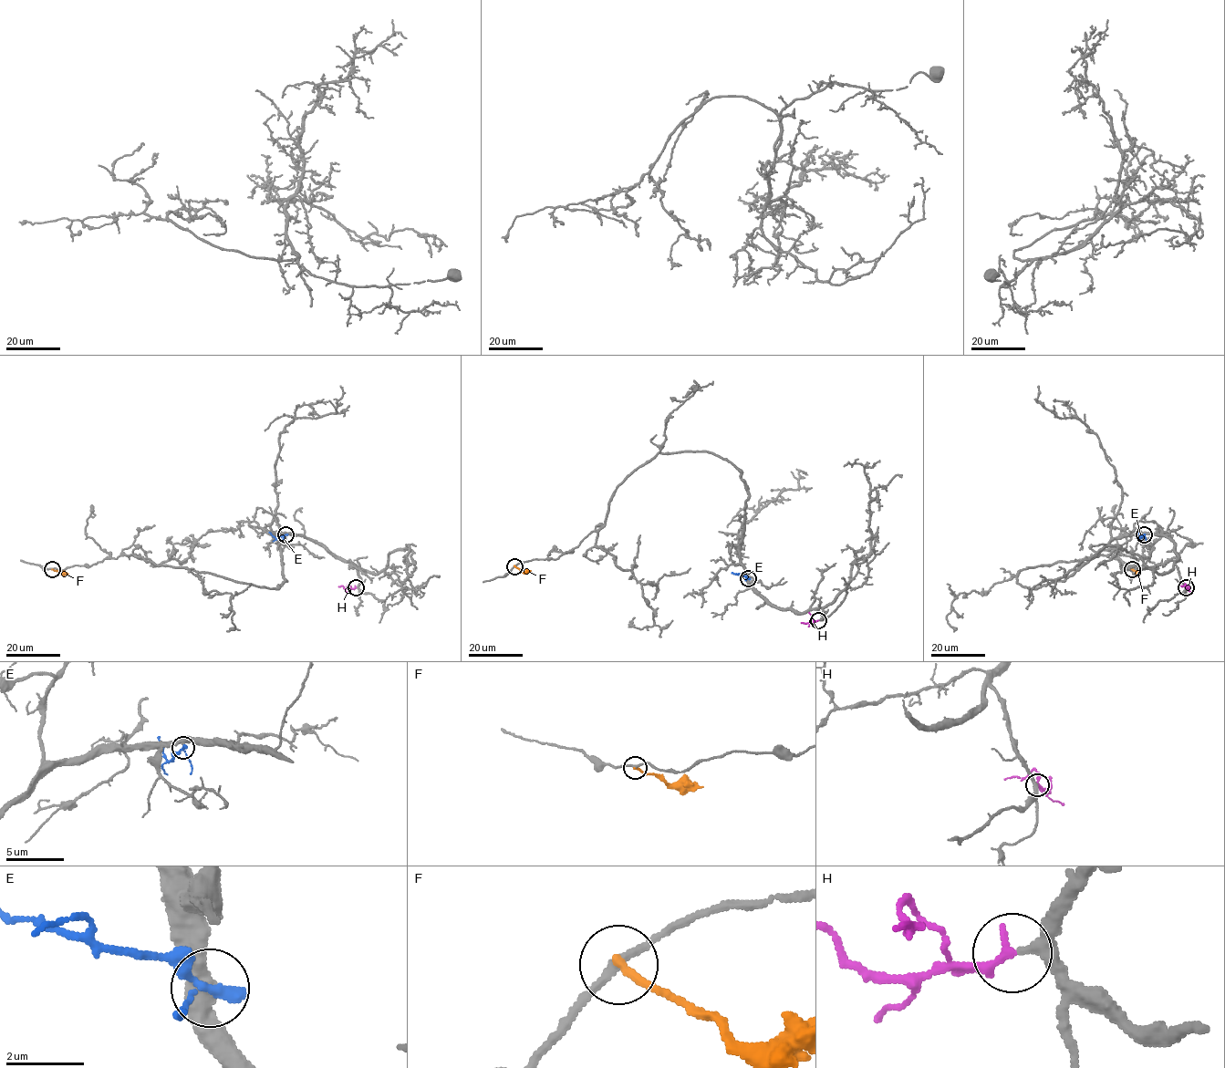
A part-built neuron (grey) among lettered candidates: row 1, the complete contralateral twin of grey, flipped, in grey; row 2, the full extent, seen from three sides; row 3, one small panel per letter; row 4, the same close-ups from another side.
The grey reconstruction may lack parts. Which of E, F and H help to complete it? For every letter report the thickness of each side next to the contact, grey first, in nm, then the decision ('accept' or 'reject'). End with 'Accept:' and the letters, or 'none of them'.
E: 420 nm thick on the grey side, 280 nm on the other; reject
F: 200 nm thick on the grey side, 220 nm on the other; reject
H: 220 nm thick on the grey side, 240 nm on the other; accept
Accept: H

